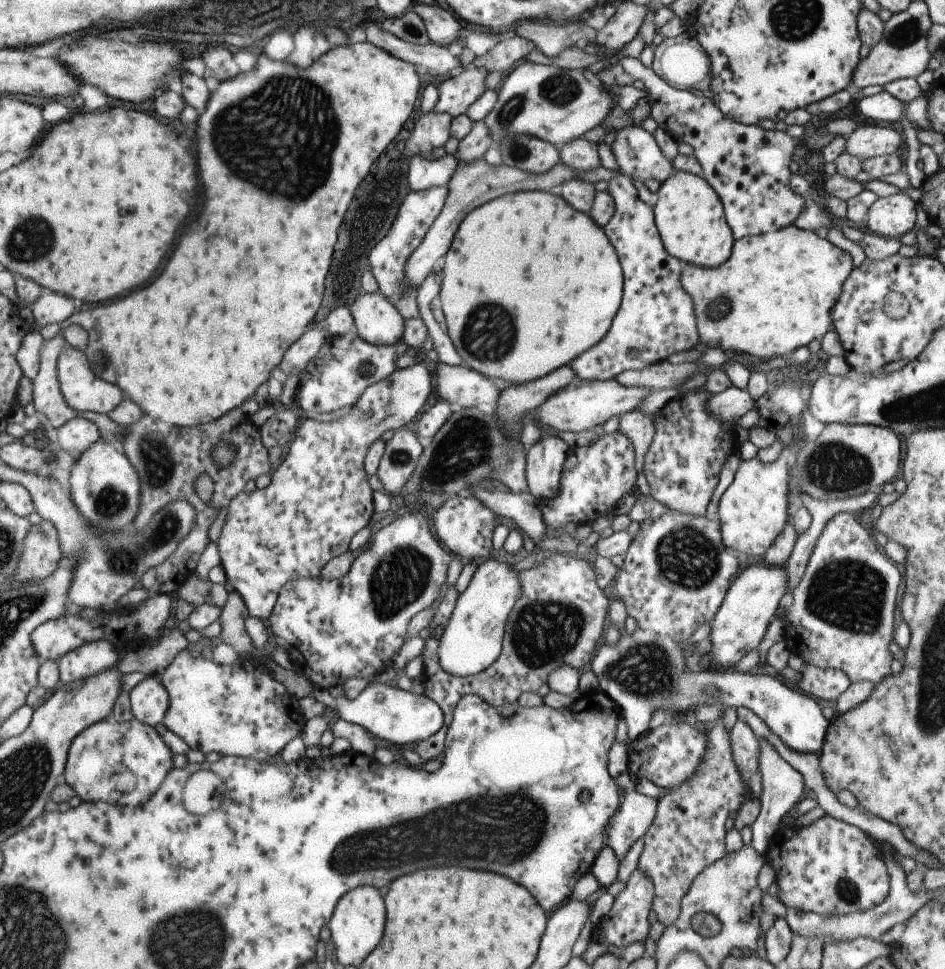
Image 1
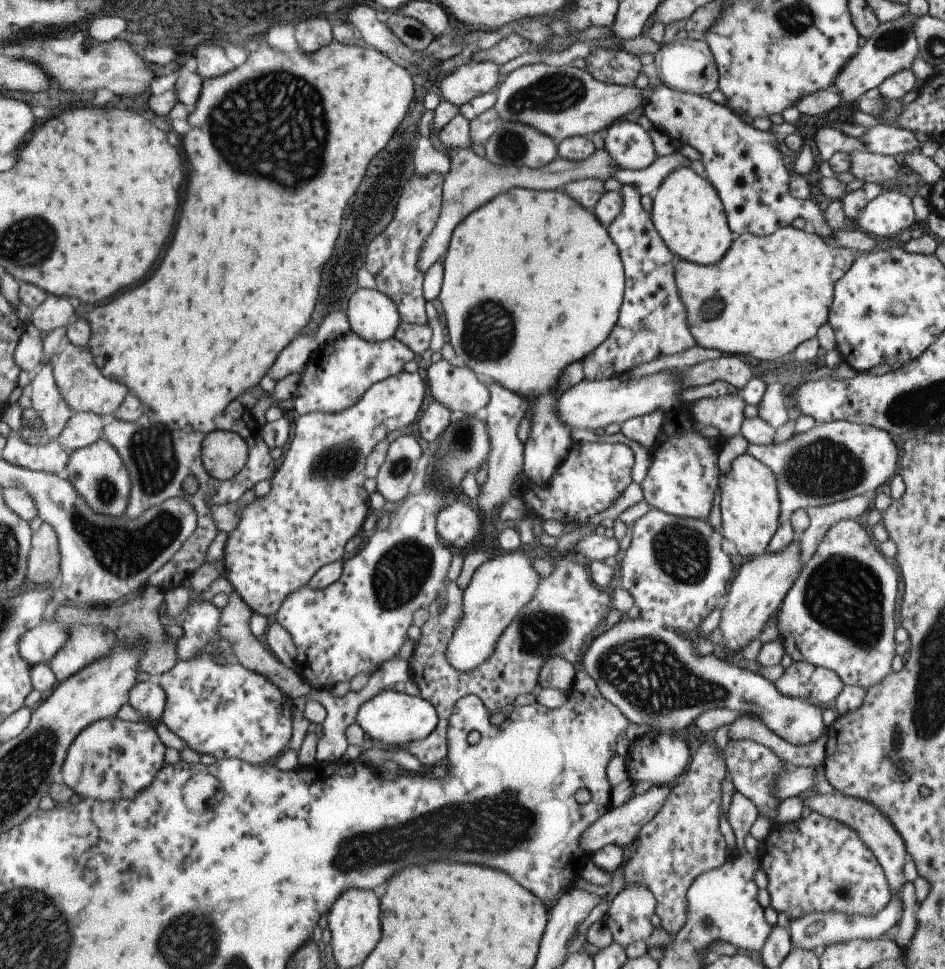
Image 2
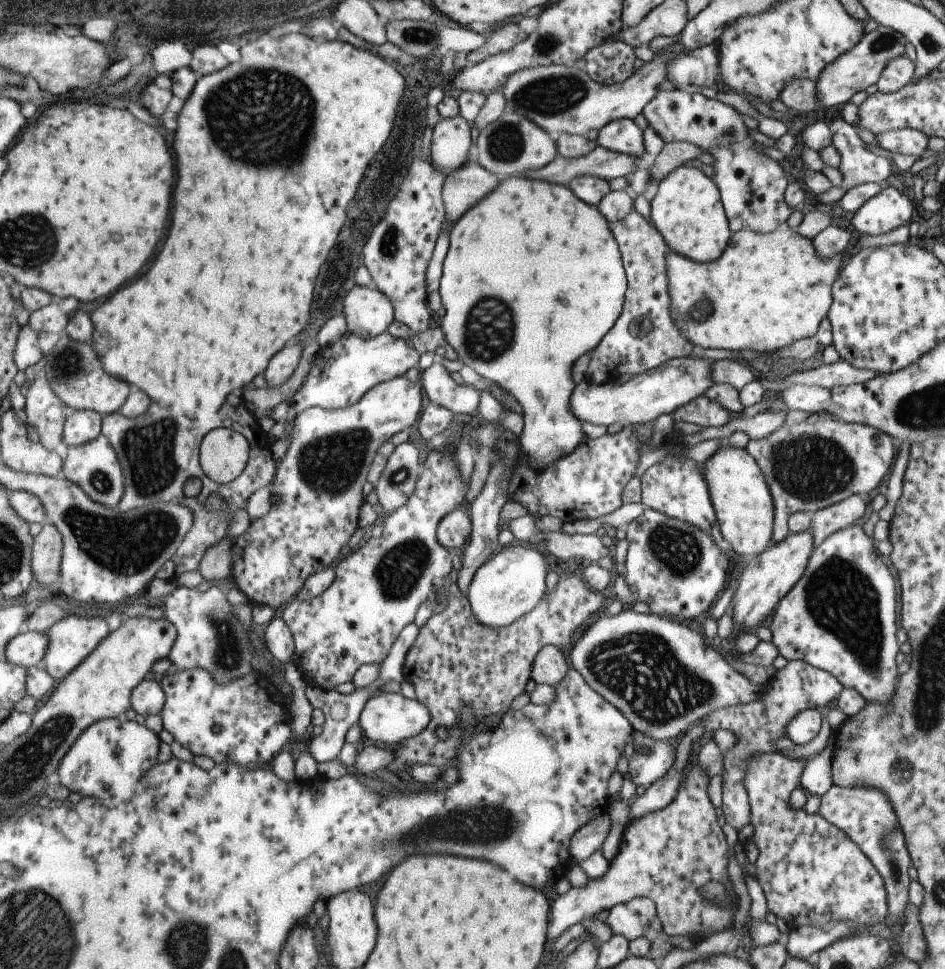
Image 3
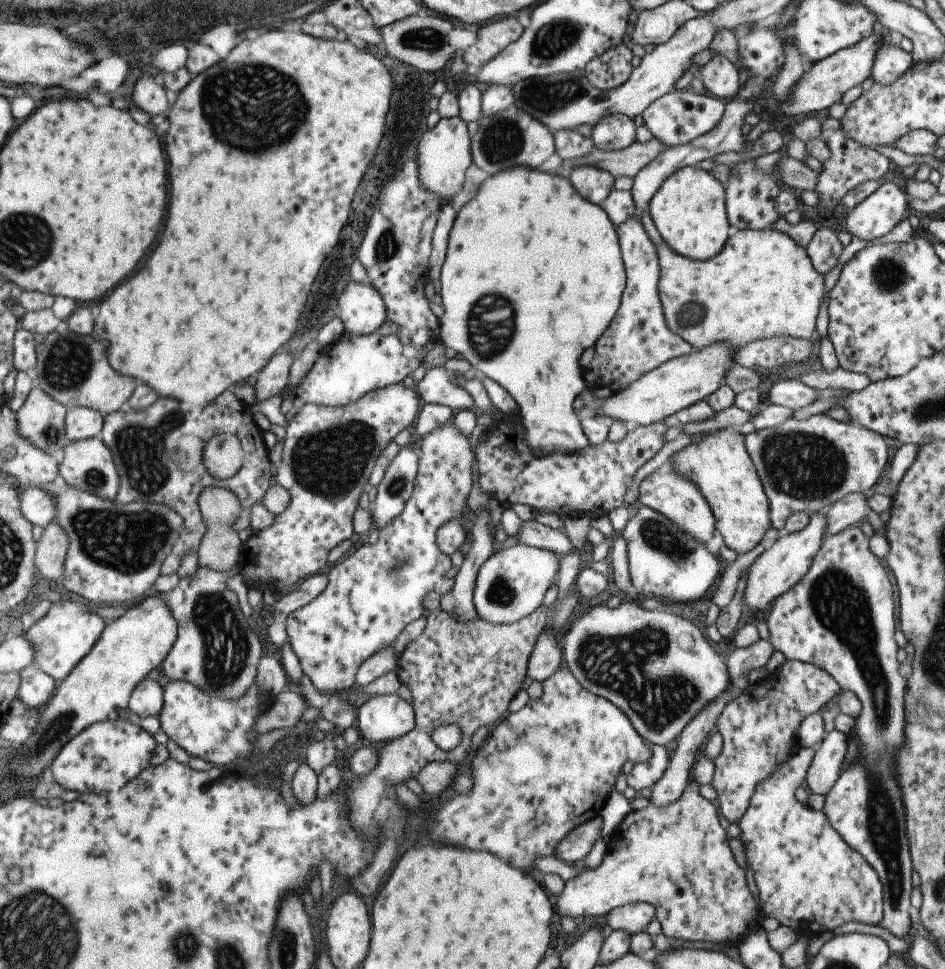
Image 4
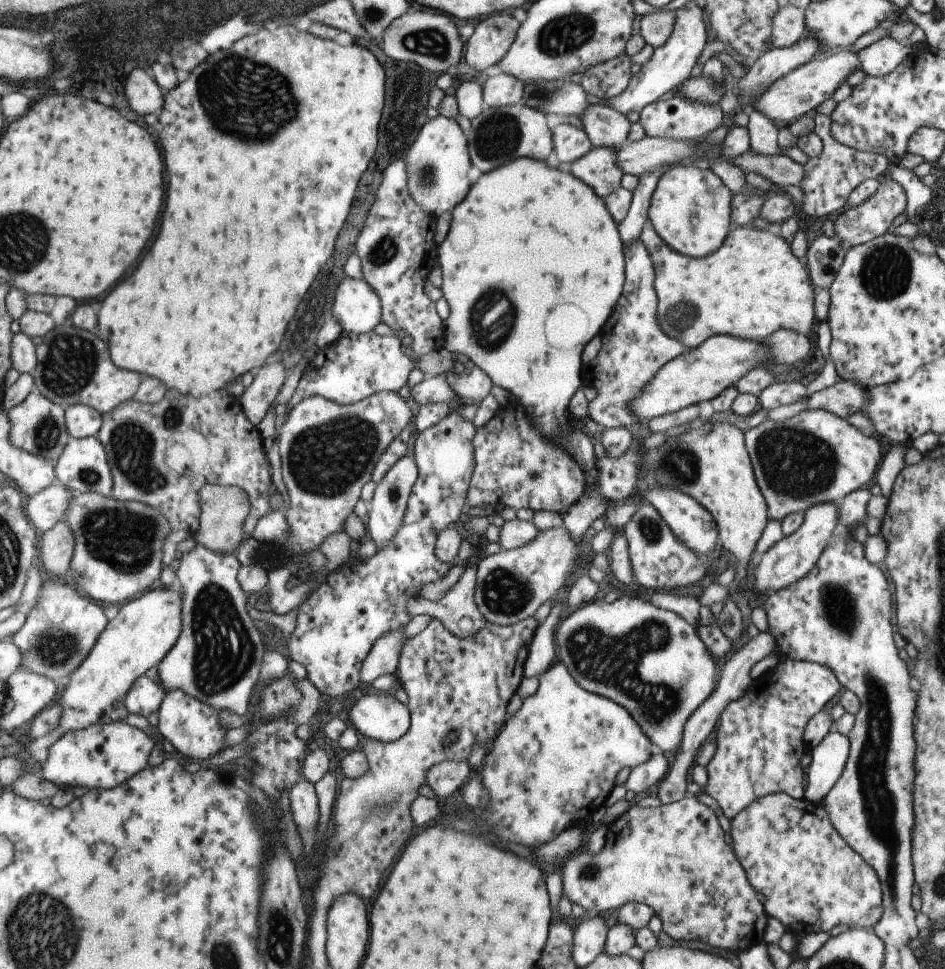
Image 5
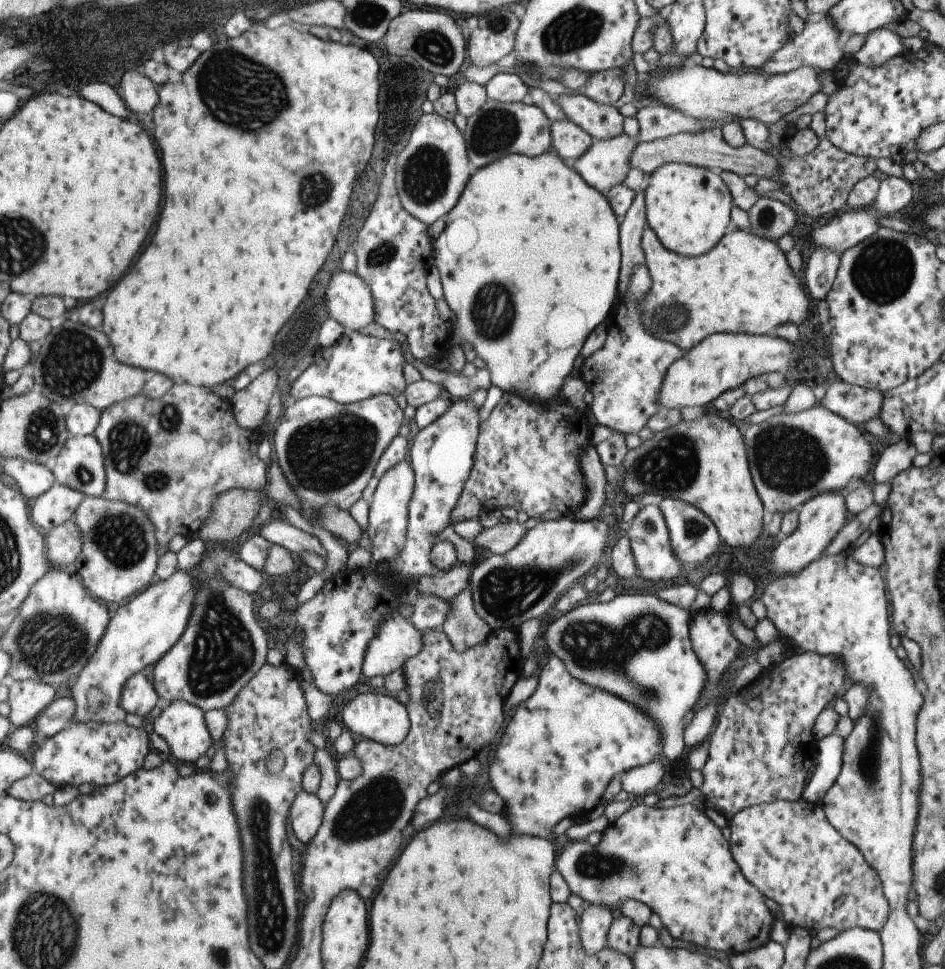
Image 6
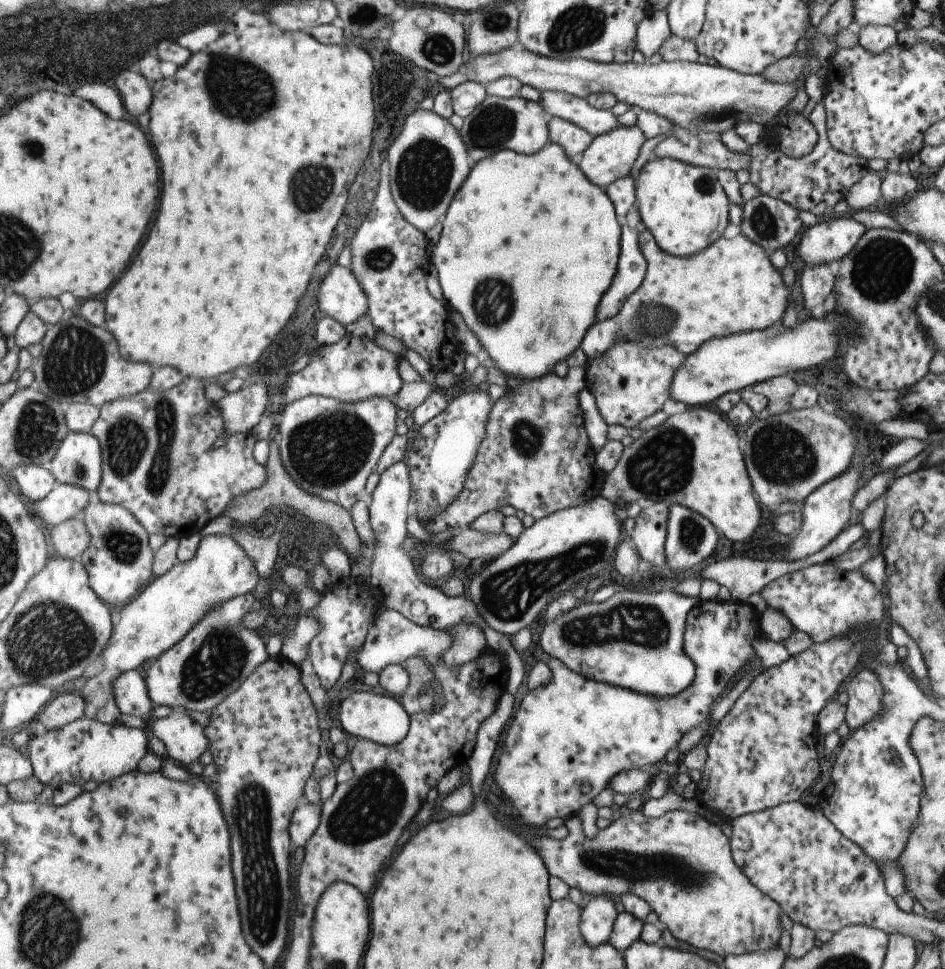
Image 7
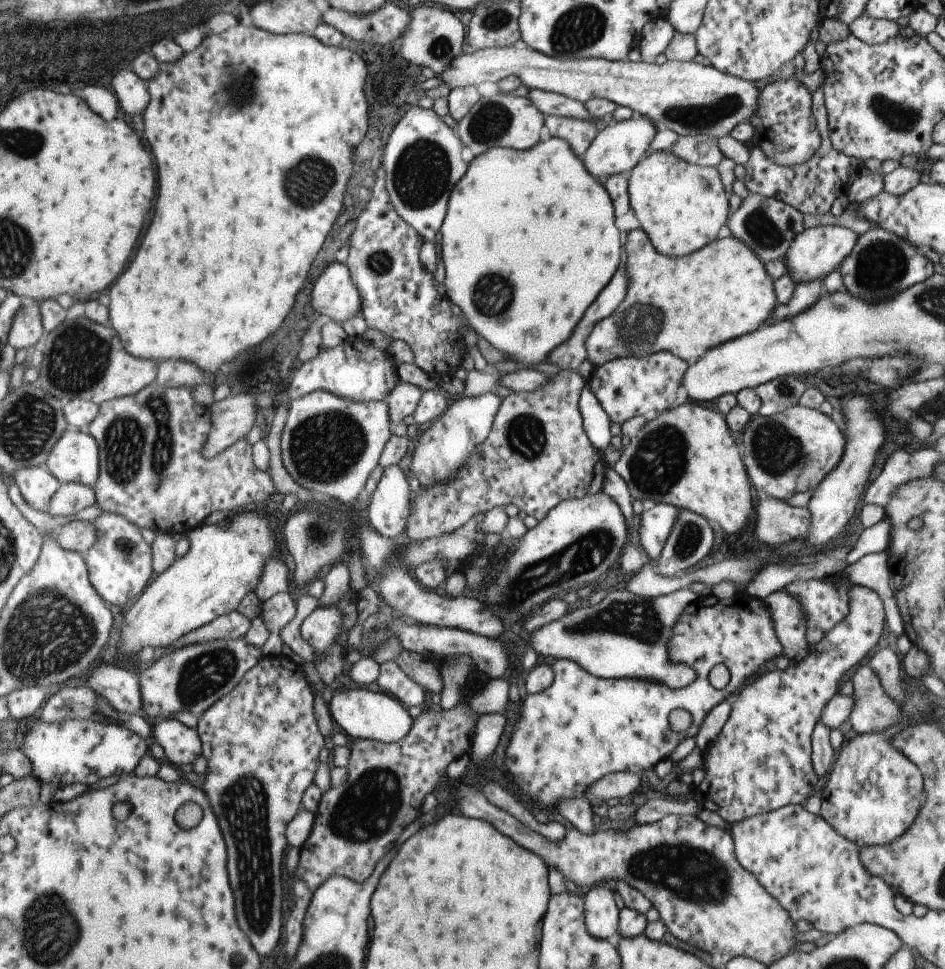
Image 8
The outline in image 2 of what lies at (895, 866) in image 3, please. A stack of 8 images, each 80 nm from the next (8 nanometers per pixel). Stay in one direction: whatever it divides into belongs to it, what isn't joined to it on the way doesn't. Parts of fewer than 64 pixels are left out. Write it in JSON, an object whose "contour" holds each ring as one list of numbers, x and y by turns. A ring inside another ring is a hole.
{"contour":[[836,791,831,794,811,796,801,800,803,807,809,808,811,812,817,812,819,815,833,818,840,824,847,824,847,828,853,828,859,834,859,840,869,848,869,852,875,856,875,860,885,874,890,894,895,894,902,890,901,886,905,884,905,878,902,874,903,864,905,864,905,846,891,822,873,804,867,804,865,800,857,800,849,796,841,795]]}

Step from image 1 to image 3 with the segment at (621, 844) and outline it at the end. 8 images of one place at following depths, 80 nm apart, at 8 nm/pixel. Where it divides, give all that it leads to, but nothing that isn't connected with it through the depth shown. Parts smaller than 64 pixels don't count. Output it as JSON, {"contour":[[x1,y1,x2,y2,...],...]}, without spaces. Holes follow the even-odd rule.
{"contour":[[696,722,690,727,685,736,681,736,679,744,675,746,675,762,671,766,671,770,663,778,659,778,654,784,651,784,642,796,634,796,629,802,629,814,627,814,627,820,623,822,623,830,627,828,629,822,645,816,645,814,651,814,657,810,663,809,671,800,673,796,677,794,677,788,681,784,681,778,683,778,683,768,689,760,689,752,691,752,691,744,695,740,702,739,702,735,705,735,706,731,703,726],[599,814,599,816,589,820,587,824,581,826,571,836,569,840,569,856,573,856,574,862,579,865,586,860,596,850,600,850,605,842,605,836,609,832,609,818,607,814]]}

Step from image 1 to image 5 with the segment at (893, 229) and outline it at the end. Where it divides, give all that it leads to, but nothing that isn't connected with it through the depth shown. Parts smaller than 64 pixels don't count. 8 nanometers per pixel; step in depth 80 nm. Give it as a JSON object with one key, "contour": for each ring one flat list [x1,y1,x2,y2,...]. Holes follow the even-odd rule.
{"contour":[[892,179,887,180,887,182,881,182,878,190,875,190,875,193,867,201,864,201,861,205,849,208,849,210,837,216,837,219,832,223,833,231,831,236,842,244,843,250,846,247,865,243,881,236,885,232,891,232,893,219,903,213,905,209,906,195,903,188]]}

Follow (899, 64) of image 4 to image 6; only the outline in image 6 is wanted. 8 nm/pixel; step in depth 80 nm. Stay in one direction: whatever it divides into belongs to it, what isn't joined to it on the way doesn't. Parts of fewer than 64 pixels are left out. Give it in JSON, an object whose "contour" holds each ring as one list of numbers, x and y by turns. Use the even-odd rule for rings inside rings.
{"contour":[[881,27,865,36,863,46,854,54,852,59,861,66,883,66,891,58,899,56,904,50,901,39,894,28]]}

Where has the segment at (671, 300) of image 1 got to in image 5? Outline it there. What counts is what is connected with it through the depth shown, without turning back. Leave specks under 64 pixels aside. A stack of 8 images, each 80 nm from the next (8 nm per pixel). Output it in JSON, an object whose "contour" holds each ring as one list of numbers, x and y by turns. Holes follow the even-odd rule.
{"contour":[[639,240,634,241,630,245,623,245,623,254,624,254,624,283,622,291,620,292,619,298,615,303,614,309,612,313,609,315,607,322,602,326,602,330,600,332,600,349,597,351,595,358,590,360,587,364,583,364,580,368,580,382,582,385,589,386,591,388,595,388,596,396,594,399,588,403,586,414,589,418,598,425,601,425,604,429,607,428,615,428,615,426,624,426,627,430,630,426,633,426,636,422,640,424,640,429,644,429,644,421,638,420,638,416,630,411,630,404,633,402,633,399,636,399,640,393,642,392,642,388,644,385,649,384,650,380,655,376,655,373,670,360,673,360,676,356,683,354,685,351,684,346,675,339,669,338,664,332,661,332,661,329,658,327,656,323,656,292,653,286,654,283,654,272,652,267,652,262,649,256,649,253,645,250,643,243]]}

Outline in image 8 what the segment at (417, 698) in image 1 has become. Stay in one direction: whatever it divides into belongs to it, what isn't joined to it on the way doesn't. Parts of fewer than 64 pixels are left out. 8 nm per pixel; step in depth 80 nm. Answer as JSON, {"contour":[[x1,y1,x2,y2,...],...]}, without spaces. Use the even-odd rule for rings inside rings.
{"contour":[[343,690,331,695,327,704,332,722,340,726,350,741,354,739,373,739,382,743,390,743,403,738,414,721,403,706,387,693,371,690]]}

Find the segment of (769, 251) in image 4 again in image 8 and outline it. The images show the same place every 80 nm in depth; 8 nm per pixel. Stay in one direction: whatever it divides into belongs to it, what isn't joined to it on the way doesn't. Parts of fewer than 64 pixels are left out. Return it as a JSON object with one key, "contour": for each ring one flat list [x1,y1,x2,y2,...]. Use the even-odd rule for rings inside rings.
{"contour":[[640,228,626,232,626,235,623,235,622,239,624,276,628,279,626,282,626,291,621,302,616,306,616,309,593,325,591,332,588,334,588,337,584,342,586,348,586,359,590,362,593,368,617,357,644,357,648,354,655,354,661,351,673,353,673,356,679,357,681,360,684,360,688,366,691,366,705,354,707,349,718,347,724,342,733,340,734,338,739,338,744,334,757,330,759,326,763,325,764,322,770,318,770,314,774,311,774,306,777,302,773,290,773,281,766,275,765,270,763,269,763,263,757,258,757,256,750,250,750,248,747,248,746,244,743,244,736,238,727,237,713,239,709,244,698,248,696,251,675,258,659,254,653,248,647,235]]}

